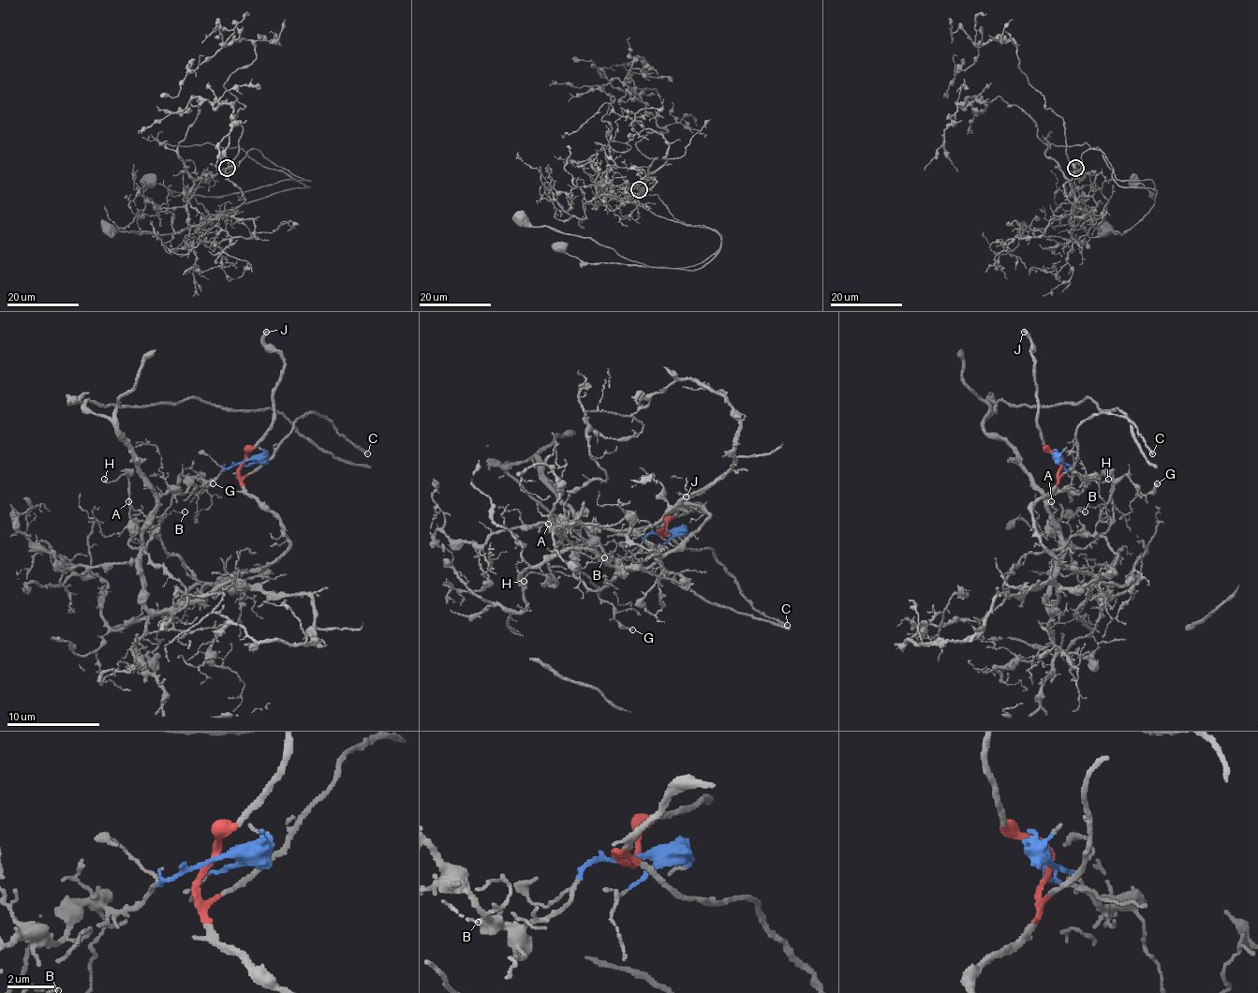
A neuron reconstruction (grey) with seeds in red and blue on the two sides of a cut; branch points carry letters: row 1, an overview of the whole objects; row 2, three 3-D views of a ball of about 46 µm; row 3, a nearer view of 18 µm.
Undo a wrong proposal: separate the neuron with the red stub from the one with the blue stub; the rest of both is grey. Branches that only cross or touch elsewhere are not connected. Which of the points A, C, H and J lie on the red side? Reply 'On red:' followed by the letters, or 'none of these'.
On red: C, J

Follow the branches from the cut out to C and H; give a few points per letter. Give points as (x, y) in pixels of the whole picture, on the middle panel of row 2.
C: (663, 535), (658, 530), (673, 538), (684, 549), (712, 551), (742, 595), (761, 614), (786, 625)
H: (663, 535), (649, 533), (614, 563), (575, 521), (548, 565), (554, 582), (531, 572), (525, 582)

